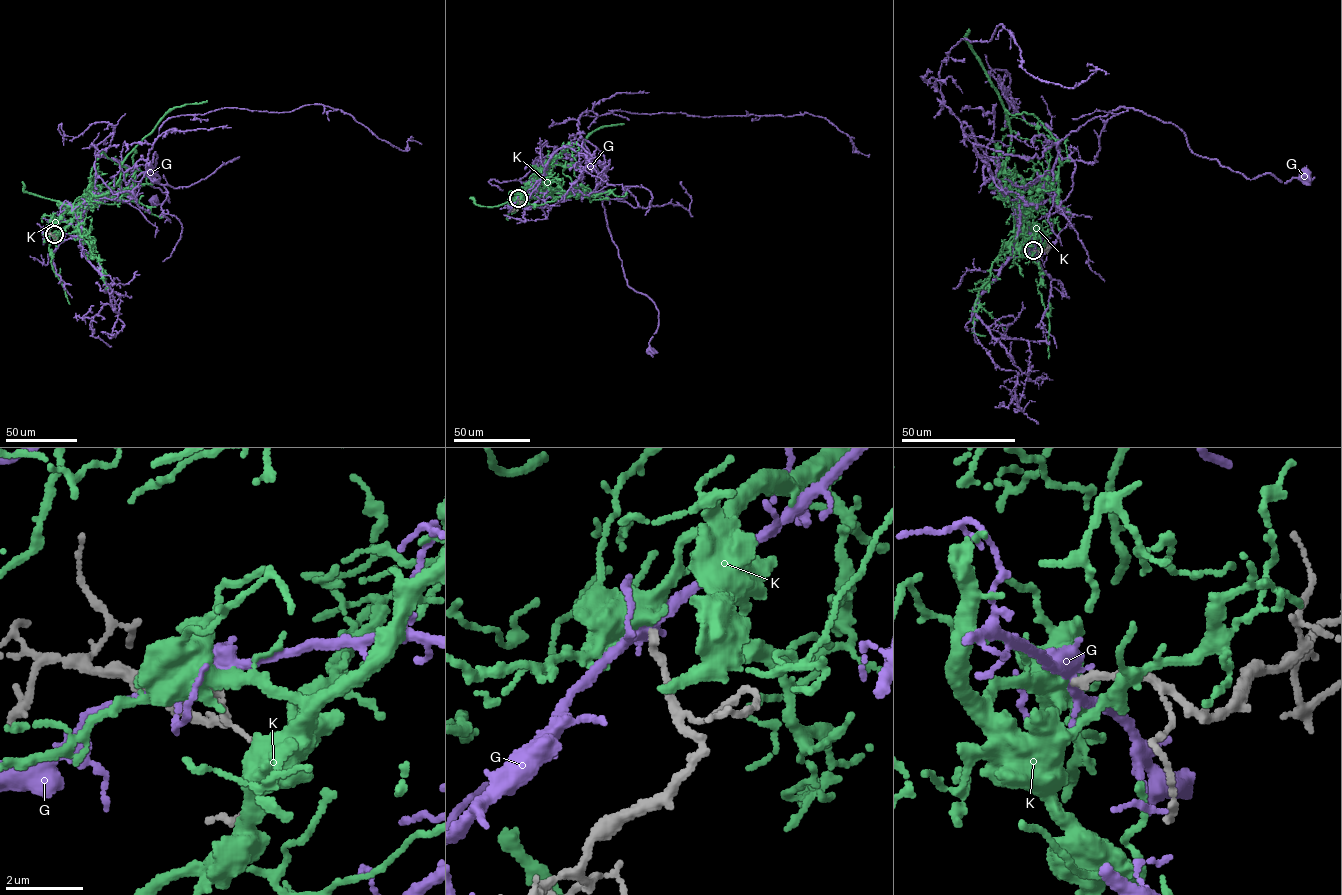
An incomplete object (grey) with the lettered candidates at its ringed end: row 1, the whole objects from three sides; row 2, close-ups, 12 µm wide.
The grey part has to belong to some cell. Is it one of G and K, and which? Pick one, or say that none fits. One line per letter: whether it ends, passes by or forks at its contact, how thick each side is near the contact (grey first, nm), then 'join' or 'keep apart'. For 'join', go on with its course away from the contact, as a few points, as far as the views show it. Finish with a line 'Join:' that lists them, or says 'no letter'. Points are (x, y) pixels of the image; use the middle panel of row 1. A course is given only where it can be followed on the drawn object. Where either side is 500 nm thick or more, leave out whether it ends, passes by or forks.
G: it passes by; calibres 240 and 440 nm; keep apart
K: calibres 220 and 550 nm; join; course (518, 198), (541, 175), (547, 160), (561, 163), (562, 170), (589, 134), (599, 128), (624, 123)
Join: K

